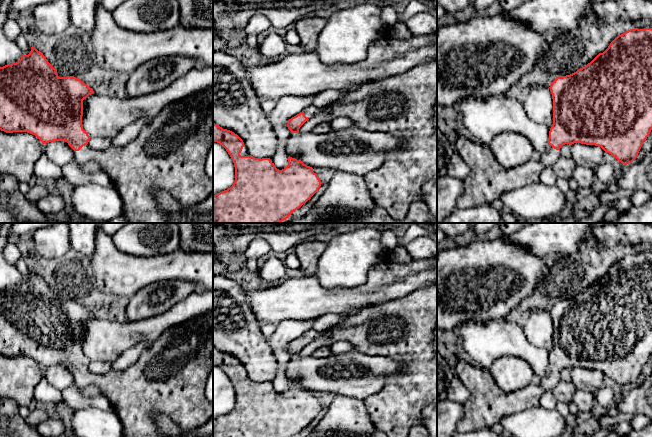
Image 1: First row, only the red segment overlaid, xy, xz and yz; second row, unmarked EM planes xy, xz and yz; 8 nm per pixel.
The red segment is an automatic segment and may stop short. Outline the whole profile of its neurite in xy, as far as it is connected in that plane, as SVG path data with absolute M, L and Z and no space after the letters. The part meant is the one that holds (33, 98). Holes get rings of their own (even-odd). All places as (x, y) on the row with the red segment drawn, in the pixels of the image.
M31 47L31 51L28 55L22 54L21 59L12 64L7 64L0 67L0 130L6 133L13 132L27 132L35 135L42 144L46 144L54 141L65 141L73 149L74 161L77 164L83 164L89 161L96 162L102 170L102 173L109 176L113 182L114 187L117 189L121 201L122 201L122 214L130 221L137 221L140 223L168 223L169 220L167 216L162 213L151 193L152 189L161 188L172 195L175 200L179 203L180 207L191 208L195 204L203 202L208 196L213 192L213 181L207 175L205 171L206 157L208 151L213 144L213 90L207 90L200 94L193 95L189 98L182 100L181 102L172 103L165 107L154 119L145 123L142 127L139 135L130 143L123 147L111 146L106 150L94 150L88 146L90 136L83 129L82 116L83 116L83 100L89 95L93 94L94 91L80 79L74 76L59 77L57 74L57 69L54 68L43 55L42 52L38 51L35 47Z

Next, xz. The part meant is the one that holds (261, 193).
M214 122L213 142L226 149L235 167L233 185L213 196L213 223L281 223L310 200L322 184L312 167L301 160L288 157L288 165L279 170L272 158L251 156L237 134Z

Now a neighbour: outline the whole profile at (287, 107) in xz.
M286 96L277 99L276 106L268 118L278 138L289 137L292 134L287 127L288 120L302 112L304 108L313 105L314 96Z

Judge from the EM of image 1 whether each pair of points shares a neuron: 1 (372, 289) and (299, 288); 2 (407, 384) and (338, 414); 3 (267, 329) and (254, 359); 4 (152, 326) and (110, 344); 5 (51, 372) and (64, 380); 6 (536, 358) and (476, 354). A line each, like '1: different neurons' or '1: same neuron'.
1: same neuron
2: different neurons
3: different neurons
4: same neuron
5: same neuron
6: same neuron

